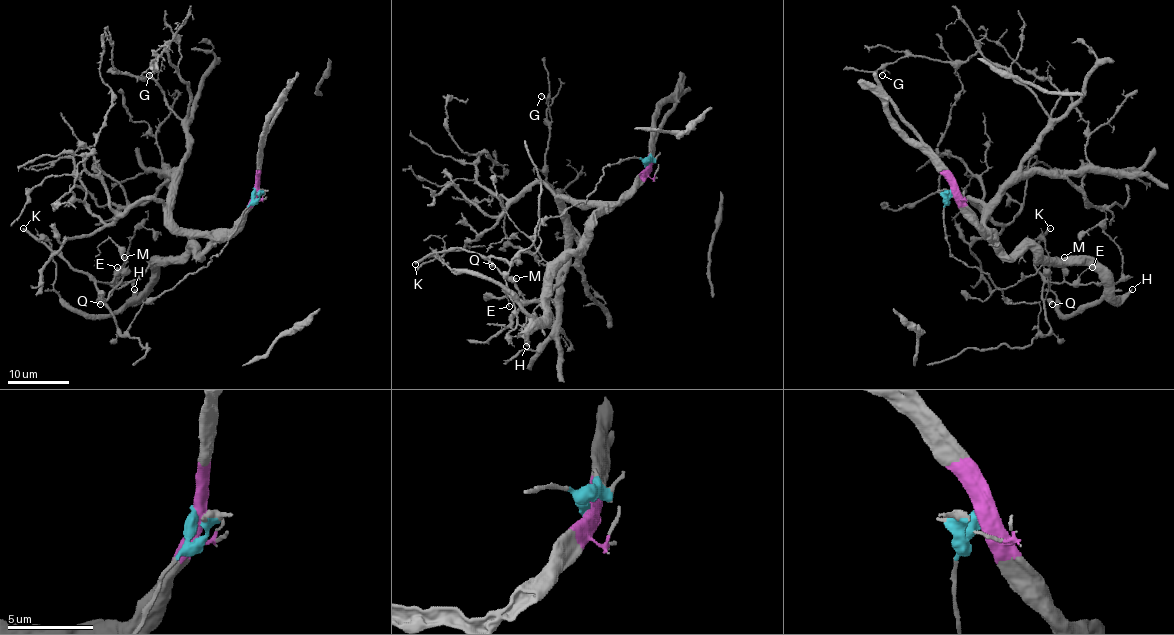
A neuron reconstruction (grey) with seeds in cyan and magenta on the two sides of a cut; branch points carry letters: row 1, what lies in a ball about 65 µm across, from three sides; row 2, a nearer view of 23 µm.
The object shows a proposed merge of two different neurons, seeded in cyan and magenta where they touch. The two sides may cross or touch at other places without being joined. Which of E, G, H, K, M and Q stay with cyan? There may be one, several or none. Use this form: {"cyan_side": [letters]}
{"cyan_side": ["E", "K", "M", "Q"]}

